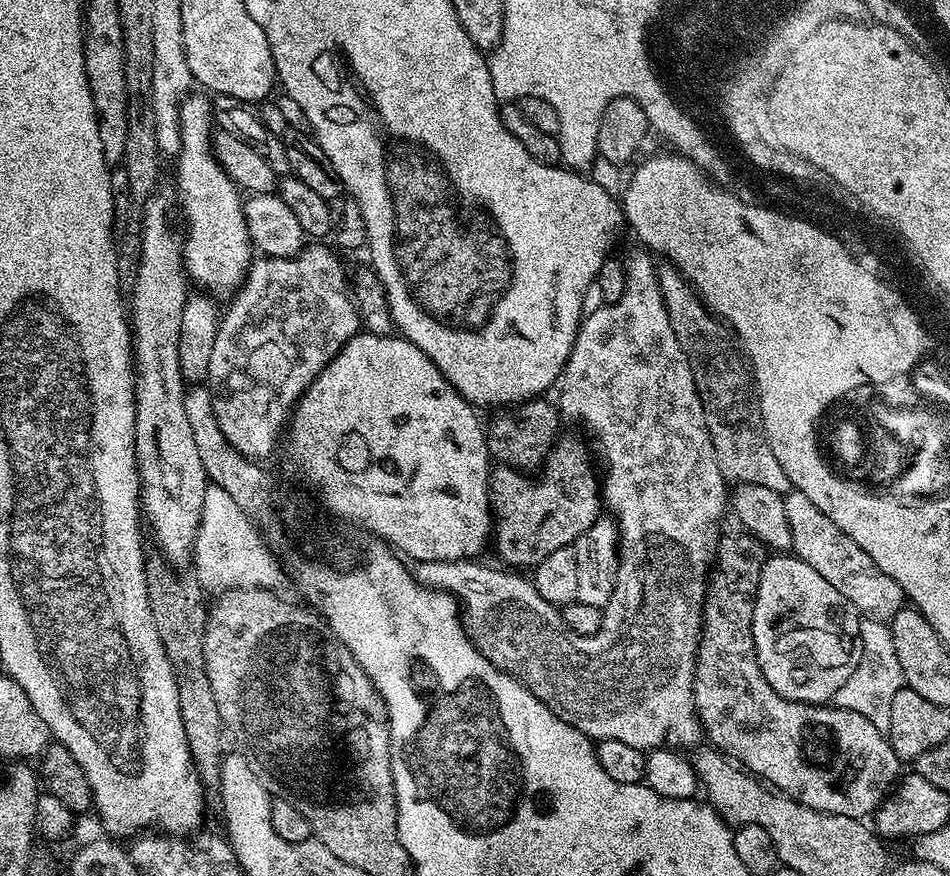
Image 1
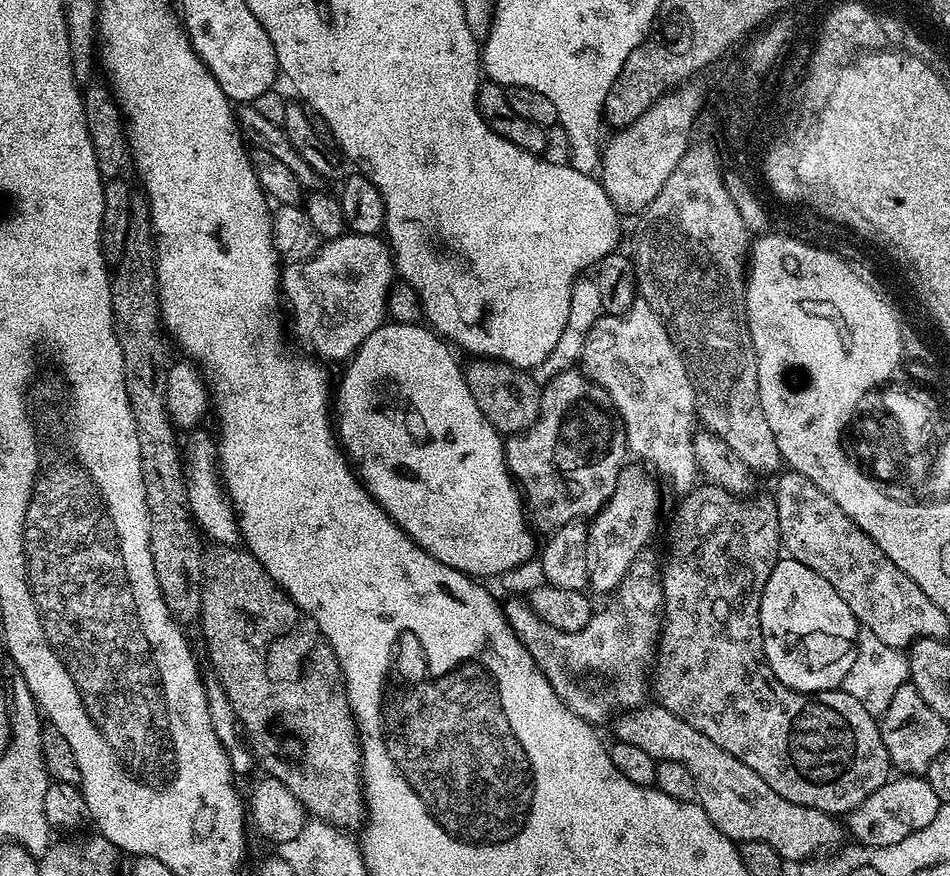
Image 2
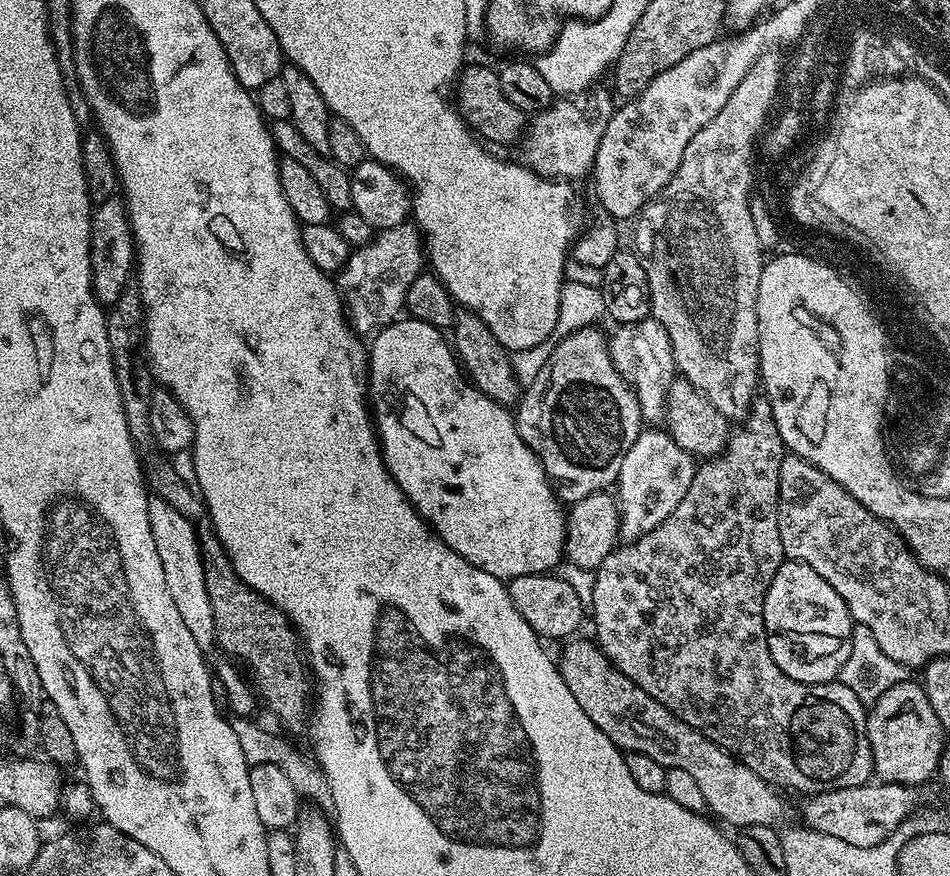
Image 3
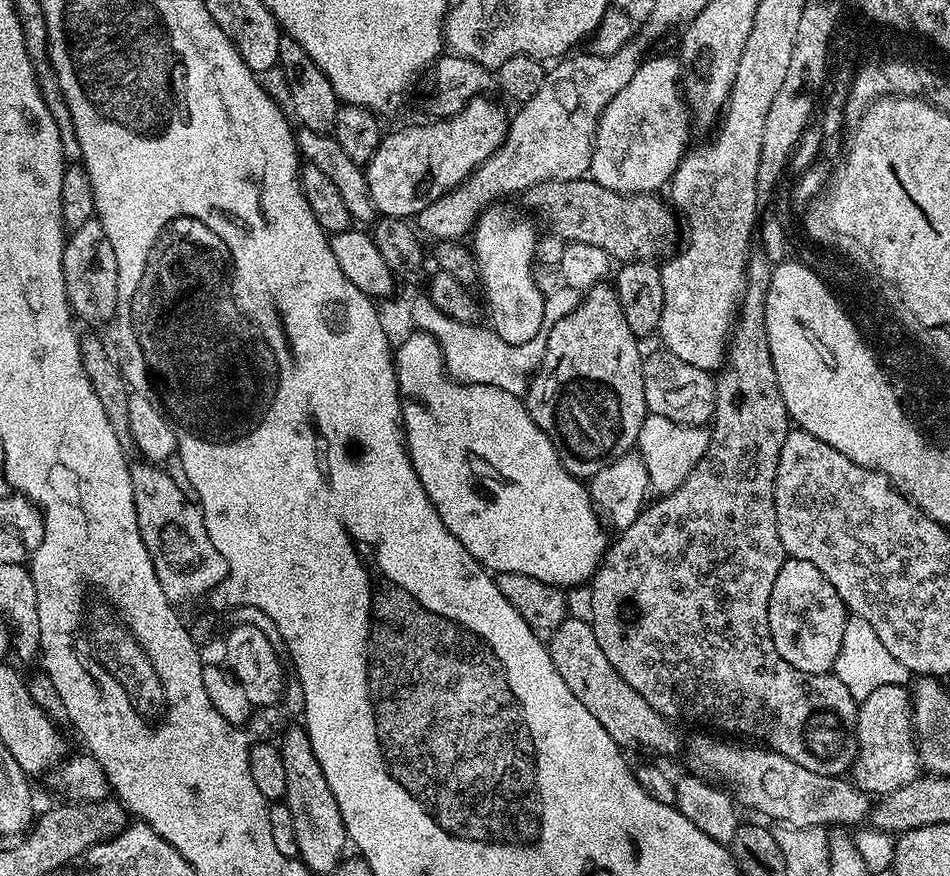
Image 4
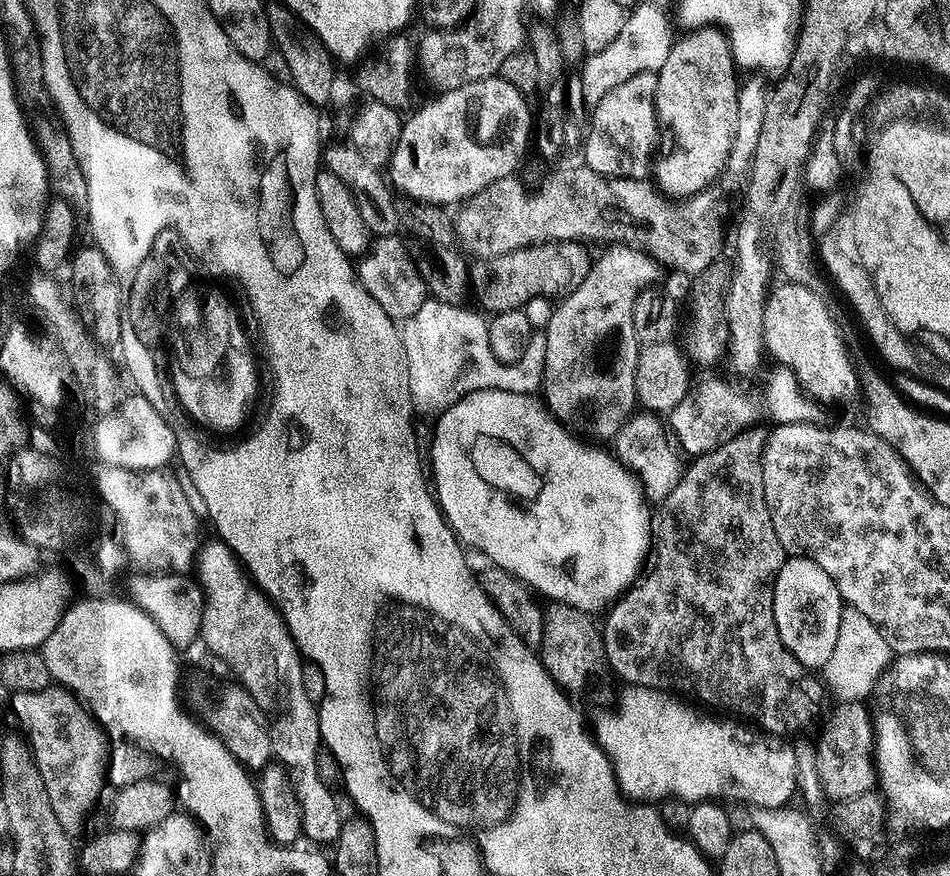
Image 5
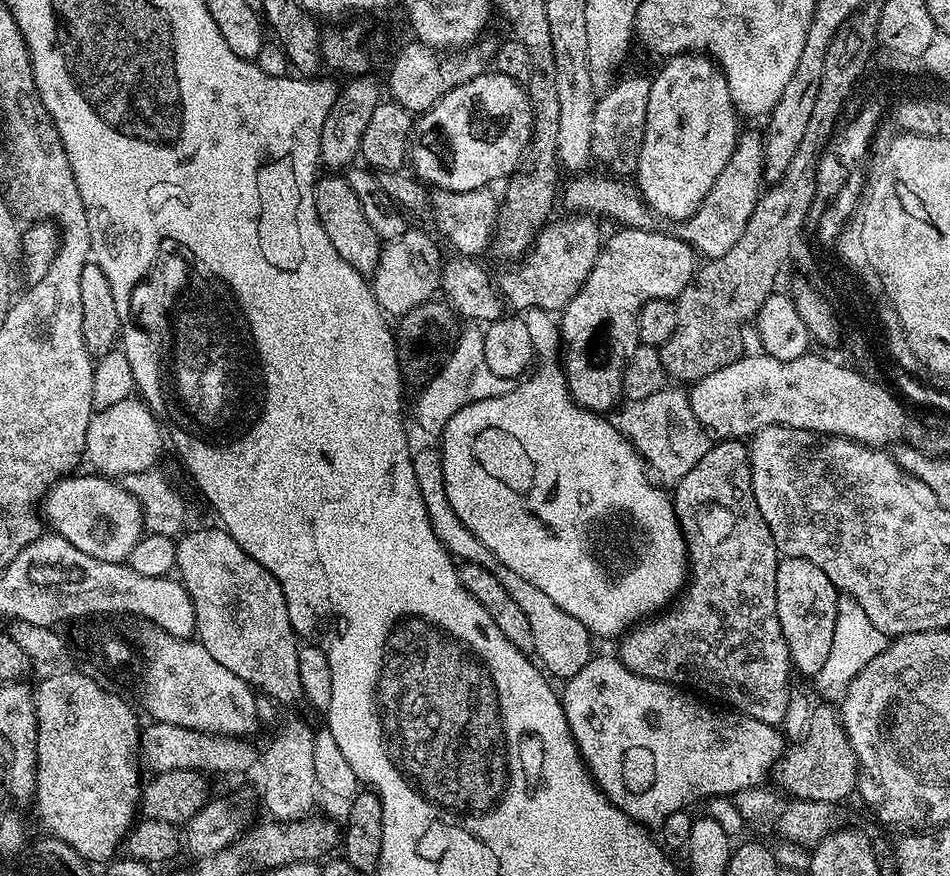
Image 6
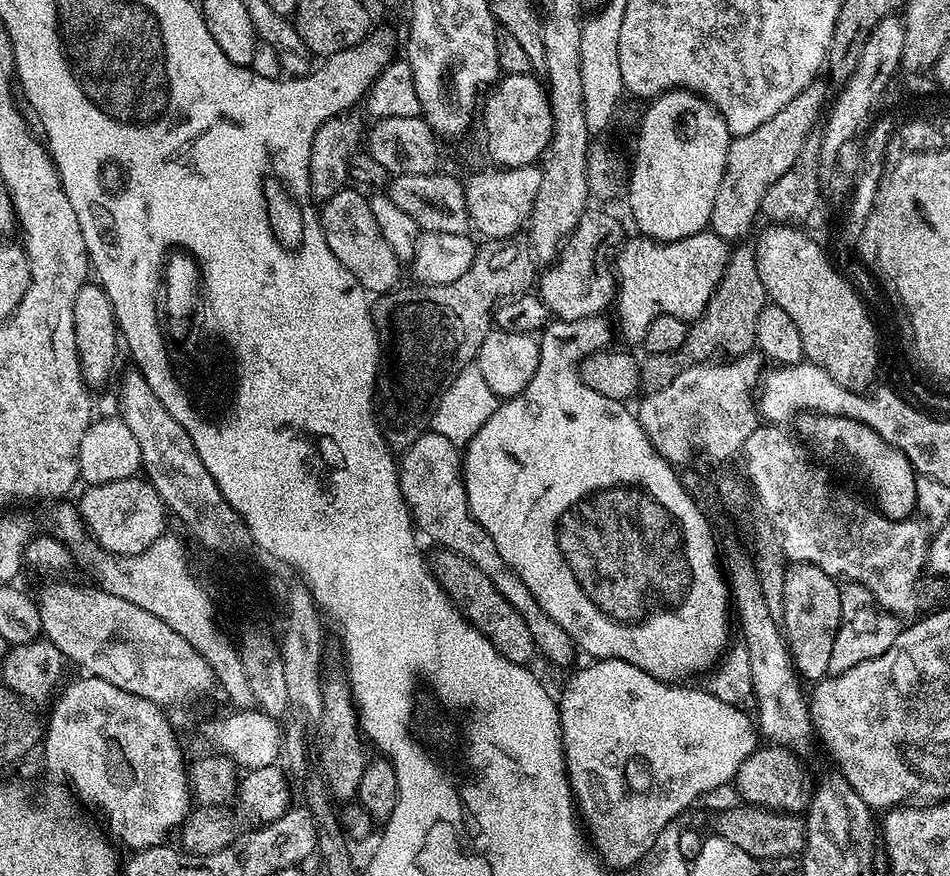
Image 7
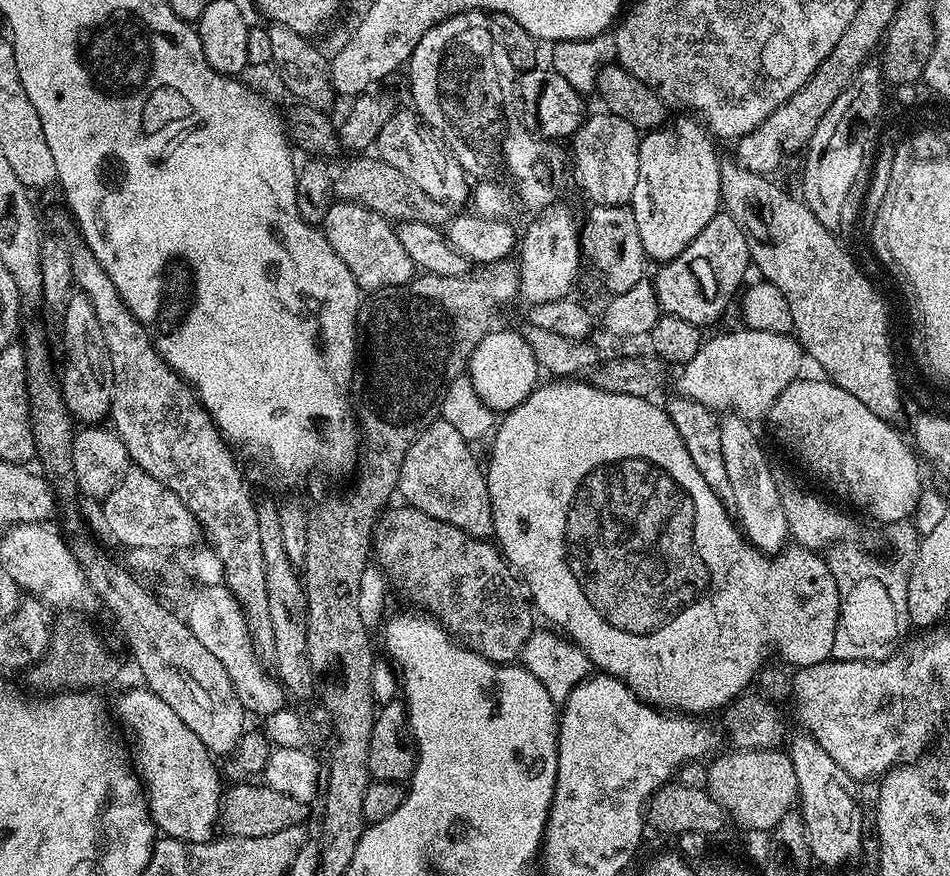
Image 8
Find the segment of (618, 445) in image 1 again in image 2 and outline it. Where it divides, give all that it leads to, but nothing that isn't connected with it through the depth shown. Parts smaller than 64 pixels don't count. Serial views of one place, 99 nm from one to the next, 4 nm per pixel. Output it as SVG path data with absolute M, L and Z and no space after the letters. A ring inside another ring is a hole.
M637 298L630 310L617 316L602 315L594 322L589 336L585 339L582 371L598 387L606 390L606 394L618 410L626 430L629 453L633 457L636 455L635 459L647 465L661 481L669 480L673 490L680 492L679 494L687 494L697 487L698 469L694 456L694 436L698 431L698 419L694 387L687 376L680 352L670 338L668 327L660 321L658 314L654 314L654 310L650 310L646 301ZM643 562L633 563L627 574L624 576L624 580L621 581L619 588L614 592L611 597L613 599L609 602L608 606L600 609L590 618L590 622L582 630L577 632L563 632L558 630L554 626L550 626L546 622L542 622L542 618L538 618L538 614L534 614L534 610L529 606L527 599L520 598L520 600L512 600L509 604L506 604L506 615L508 618L508 625L511 626L513 632L519 638L521 642L526 646L528 653L534 658L536 663L536 669L544 675L550 682L550 686L556 691L556 696L563 702L563 704L572 711L578 718L582 718L587 724L593 726L601 726L611 721L613 718L620 715L622 712L629 711L633 708L639 708L645 703L644 700L647 696L650 696L650 671L653 667L656 653L658 650L659 637L662 631L662 609L664 607L664 586L662 583L662 572L658 567L655 568L652 564L642 564Z

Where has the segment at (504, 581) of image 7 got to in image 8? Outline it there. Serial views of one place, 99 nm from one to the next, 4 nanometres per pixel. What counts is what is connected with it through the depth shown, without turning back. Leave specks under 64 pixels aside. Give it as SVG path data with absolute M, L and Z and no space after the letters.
M437 418L432 421L432 425L420 435L410 446L406 454L406 462L400 471L400 483L398 485L399 495L404 495L409 505L422 514L430 514L430 518L438 518L438 522L446 522L450 526L458 526L471 536L488 538L493 535L492 527L494 518L492 517L492 507L490 506L490 494L488 493L488 481L485 469L476 461L476 456L472 453L473 445L450 426L450 422Z

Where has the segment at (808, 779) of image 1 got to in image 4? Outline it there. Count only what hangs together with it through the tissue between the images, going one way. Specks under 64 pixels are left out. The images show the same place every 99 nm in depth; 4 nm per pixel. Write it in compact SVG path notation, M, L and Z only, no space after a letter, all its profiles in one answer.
M752 254L748 258L748 269L746 270L746 286L744 287L744 297L740 300L740 310L736 318L736 326L732 330L731 337L728 341L728 350L726 353L726 363L719 369L718 375L715 377L716 382L716 415L710 424L711 440L709 448L705 452L705 456L701 459L693 470L691 470L689 477L676 490L668 495L663 495L661 498L656 498L645 507L644 511L640 513L640 517L632 523L628 528L623 529L619 533L617 540L611 541L610 547L605 553L604 559L601 561L596 575L590 582L590 589L592 588L592 616L590 615L590 623L594 630L594 638L598 638L598 646L602 646L602 654L606 654L606 658L610 661L610 666L614 666L614 670L618 670L621 678L630 686L634 686L634 690L638 690L638 694L642 694L642 698L646 698L646 702L650 702L650 706L654 706L654 710L658 710L658 714L662 714L666 719L673 722L681 722L680 720L689 720L692 724L701 724L701 729L712 730L708 728L717 728L717 733L728 734L724 732L733 732L733 737L744 738L740 736L753 736L753 741L759 742L763 747L771 748L773 752L785 756L790 762L798 762L798 766L806 766L806 770L810 770L814 774L822 774L823 776L839 776L843 777L845 773L852 767L852 763L856 760L856 709L858 701L850 694L850 690L846 690L846 686L842 686L842 682L838 682L838 678L834 674L827 672L803 672L794 666L790 666L790 662L786 662L786 658L782 658L782 654L778 654L778 646L774 646L774 638L772 637L772 618L770 609L772 607L772 591L774 590L774 578L778 578L778 570L782 570L786 553L782 542L778 538L778 522L776 521L776 511L774 510L774 482L778 474L778 454L782 454L782 446L786 442L790 431L790 421L788 419L788 411L786 410L786 402L782 402L782 390L778 390L778 374L774 374L774 358L770 358L770 342L766 338L766 298L770 290L770 282L772 281L773 263L763 254Z

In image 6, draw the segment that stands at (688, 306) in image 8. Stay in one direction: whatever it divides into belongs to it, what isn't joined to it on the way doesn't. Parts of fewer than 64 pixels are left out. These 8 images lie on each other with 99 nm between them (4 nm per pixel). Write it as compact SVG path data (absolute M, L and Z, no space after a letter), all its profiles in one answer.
M621 227L609 240L607 237L579 294L559 313L560 338L566 349L562 361L564 379L576 403L591 412L608 414L612 407L615 409L621 403L624 396L624 367L628 365L634 350L641 345L638 314L643 304L653 298L679 297L698 271L698 254L686 241L680 239L679 235L667 236L664 232L656 231L652 228Z

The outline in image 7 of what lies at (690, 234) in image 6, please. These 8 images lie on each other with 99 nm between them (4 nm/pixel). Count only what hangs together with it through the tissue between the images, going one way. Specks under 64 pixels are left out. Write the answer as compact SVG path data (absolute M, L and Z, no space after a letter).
M820 78L812 80L810 86L806 86L802 94L790 98L774 118L762 122L758 130L750 130L750 134L735 137L728 147L726 170L722 174L722 186L718 186L718 198L714 198L710 225L711 231L718 233L723 240L735 242L751 230L756 216L758 220L761 215L760 203L766 190L770 190L770 186L774 186L774 182L794 166L794 158L802 154L804 143L813 135L812 127L821 123L820 111L824 103L825 108L829 103L828 88L822 81Z

